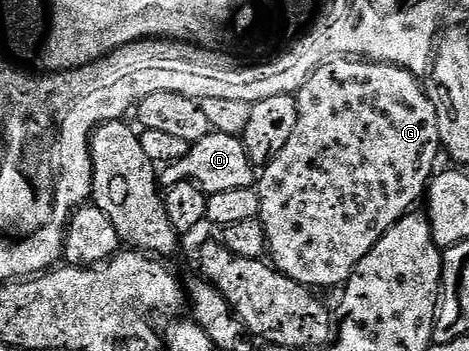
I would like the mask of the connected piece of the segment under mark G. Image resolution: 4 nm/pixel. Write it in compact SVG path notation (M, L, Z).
M335 57L335 58L330 58L330 59L328 59L328 60L327 60L327 61L326 61L326 62L323 62L323 63L321 63L321 64L320 64L320 66L319 66L319 67L317 67L317 69L315 69L315 70L314 70L314 71L313 71L313 72L312 72L312 74L311 74L311 75L309 75L309 77L308 77L308 79L307 79L307 80L305 80L305 84L304 84L304 86L303 86L303 87L302 87L302 88L301 88L301 89L299 89L299 90L298 90L298 93L297 93L297 97L296 97L296 104L297 104L297 124L296 124L296 125L294 125L294 129L293 129L293 134L292 134L292 135L291 135L291 136L290 136L290 137L289 137L289 142L288 142L288 143L287 143L287 144L285 144L285 148L282 148L282 149L281 149L281 150L280 150L280 152L279 152L279 154L278 154L278 155L276 155L276 157L275 157L275 158L274 158L274 159L272 159L272 160L271 160L271 161L270 161L270 162L268 162L268 163L267 163L267 164L266 164L266 165L264 165L264 166L263 166L263 167L262 167L262 170L261 170L261 177L260 177L260 178L259 178L259 179L258 179L258 182L257 182L257 189L258 189L258 191L259 191L259 199L260 199L260 200L261 200L261 208L260 208L260 209L259 209L259 217L258 217L258 219L259 219L259 221L260 221L260 222L262 222L262 223L263 223L263 231L264 231L264 232L265 232L265 236L266 236L266 237L267 237L267 250L268 250L268 251L269 251L269 258L270 258L270 261L271 261L271 262L272 262L272 263L273 263L273 265L274 265L274 267L275 267L275 269L276 269L276 270L280 270L280 271L281 271L281 272L282 272L282 274L284 274L284 275L285 275L285 276L289 276L289 280L297 280L297 284L301 284L301 285L302 285L302 286L305 286L305 287L308 287L308 288L320 288L320 287L319 287L319 286L336 286L336 288L339 288L339 287L342 287L342 286L343 286L343 285L344 285L344 284L345 284L345 283L347 283L347 281L348 281L348 280L349 280L349 279L350 279L350 278L351 278L351 273L353 273L353 271L355 271L355 269L356 269L356 268L357 268L357 264L361 264L361 260L365 260L365 256L369 256L369 252L370 252L370 251L371 251L371 249L373 249L373 248L374 248L374 247L375 247L375 245L376 245L376 244L377 244L377 240L381 240L381 236L385 236L385 232L389 232L389 228L393 228L393 224L397 224L397 220L401 220L401 219L402 219L402 218L403 218L403 217L404 217L404 216L406 216L406 214L408 214L408 212L409 212L409 211L410 211L410 210L411 210L411 209L412 209L412 207L414 207L414 206L411 206L411 205L413 205L413 204L414 204L414 202L415 202L415 201L417 201L417 200L418 200L418 198L419 198L419 201L420 201L420 199L422 199L422 198L423 198L423 197L424 197L424 195L426 195L426 193L427 193L427 187L428 187L428 185L429 185L429 183L430 183L430 181L431 181L431 179L432 179L432 177L433 177L433 175L434 175L434 174L435 174L435 173L436 173L436 170L437 170L437 165L436 165L436 166L435 166L435 161L437 161L437 160L438 160L438 158L439 158L439 154L440 154L440 158L441 158L441 147L440 147L440 144L439 144L439 133L438 133L438 132L437 132L437 111L435 111L435 110L434 110L434 108L433 108L433 104L429 104L429 96L428 96L428 95L427 95L427 91L426 91L426 89L425 89L425 86L424 86L424 83L423 83L423 82L422 82L422 81L420 81L420 79L419 79L419 78L418 78L418 77L416 77L416 75L414 75L414 74L410 74L410 73L409 73L409 71L408 71L408 70L407 70L407 69L406 69L406 68L404 68L404 67L403 67L403 66L392 66L392 65L391 65L391 63L390 63L390 62L373 62L373 61L368 61L368 60L360 60L360 59L359 59L359 58L358 58L358 57Z

